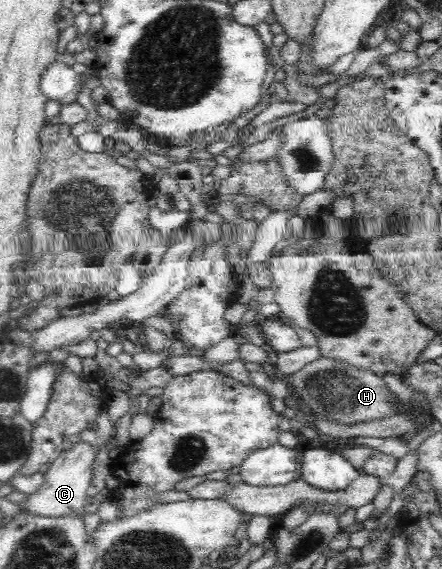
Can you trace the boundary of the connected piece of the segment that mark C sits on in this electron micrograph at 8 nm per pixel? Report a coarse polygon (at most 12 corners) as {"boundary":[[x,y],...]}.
{"boundary":[[73,440],[20,504],[38,517],[81,517],[96,447]]}

